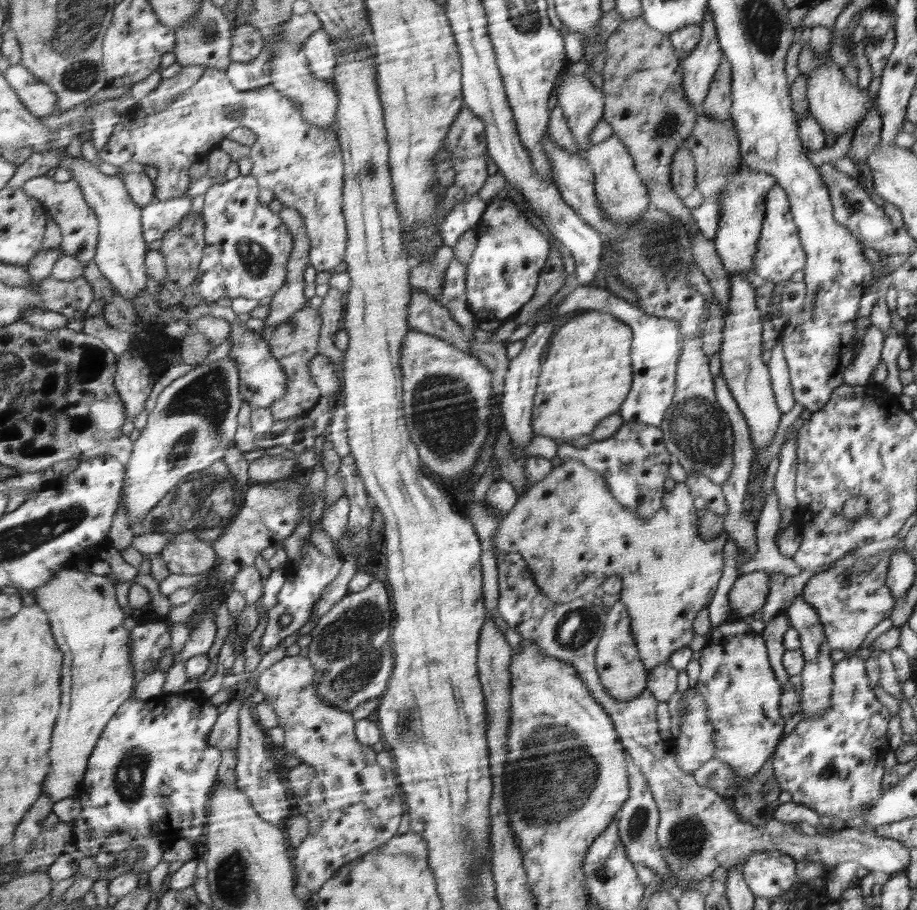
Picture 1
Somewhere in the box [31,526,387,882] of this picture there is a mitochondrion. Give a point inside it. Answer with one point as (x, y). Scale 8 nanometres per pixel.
(131, 771)

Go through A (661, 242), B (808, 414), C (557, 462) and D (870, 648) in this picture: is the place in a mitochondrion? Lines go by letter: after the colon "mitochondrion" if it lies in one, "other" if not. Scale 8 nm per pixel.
A: mitochondrion
B: other
C: other
D: other

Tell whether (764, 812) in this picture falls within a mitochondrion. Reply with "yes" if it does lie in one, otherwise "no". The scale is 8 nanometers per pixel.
no

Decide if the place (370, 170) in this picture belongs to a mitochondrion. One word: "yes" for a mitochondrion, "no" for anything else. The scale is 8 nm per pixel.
no

